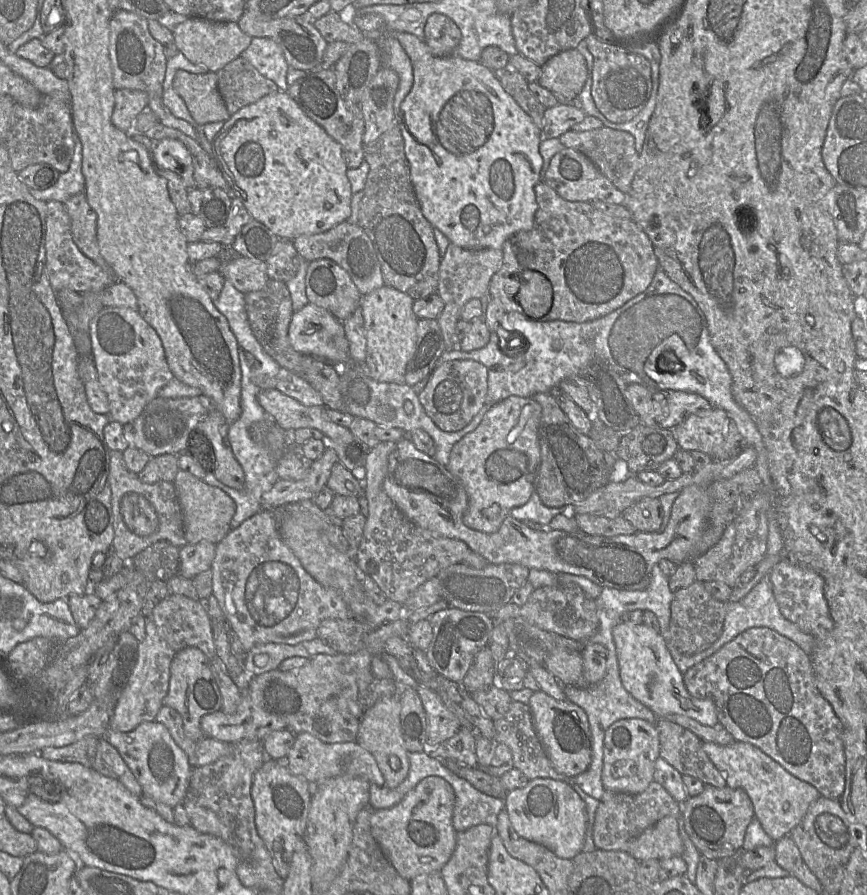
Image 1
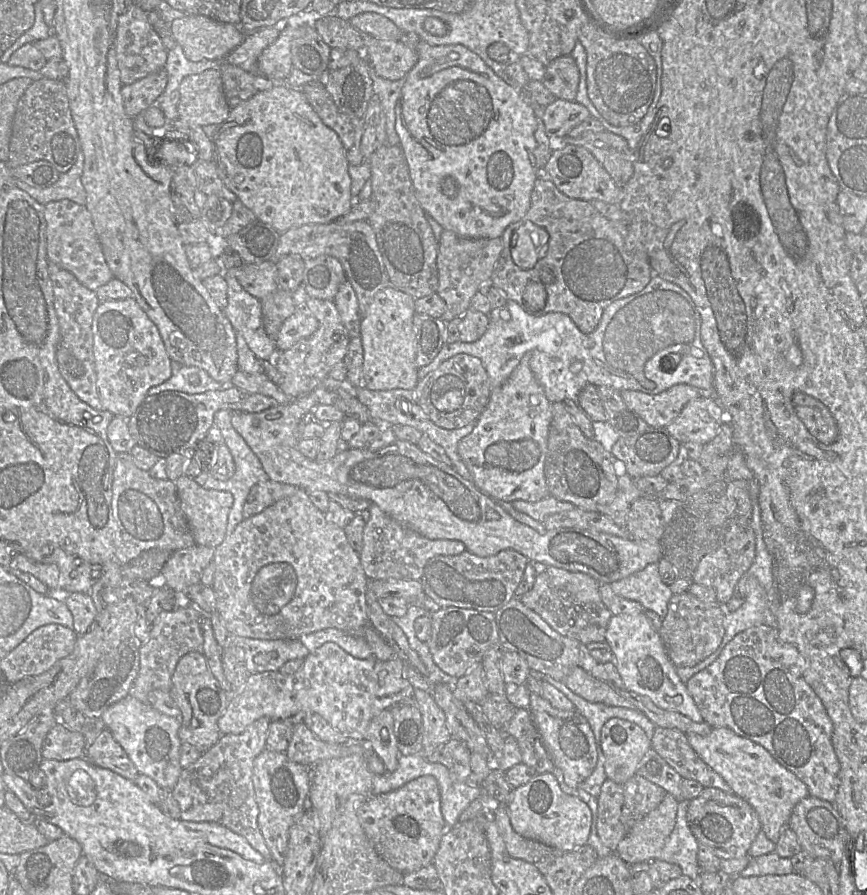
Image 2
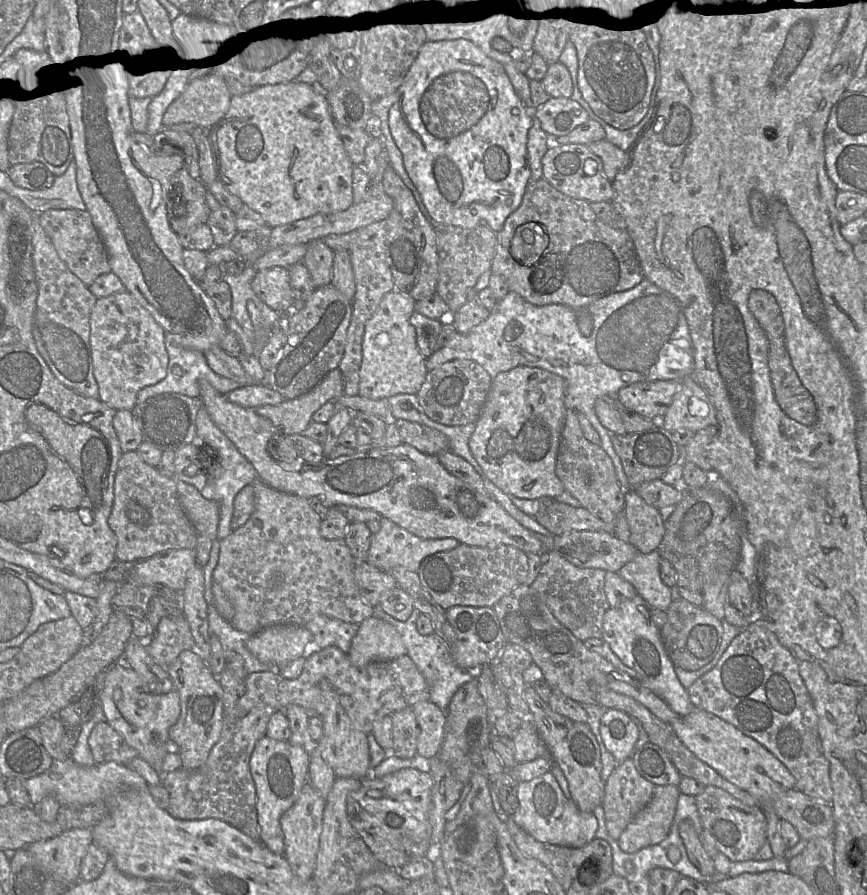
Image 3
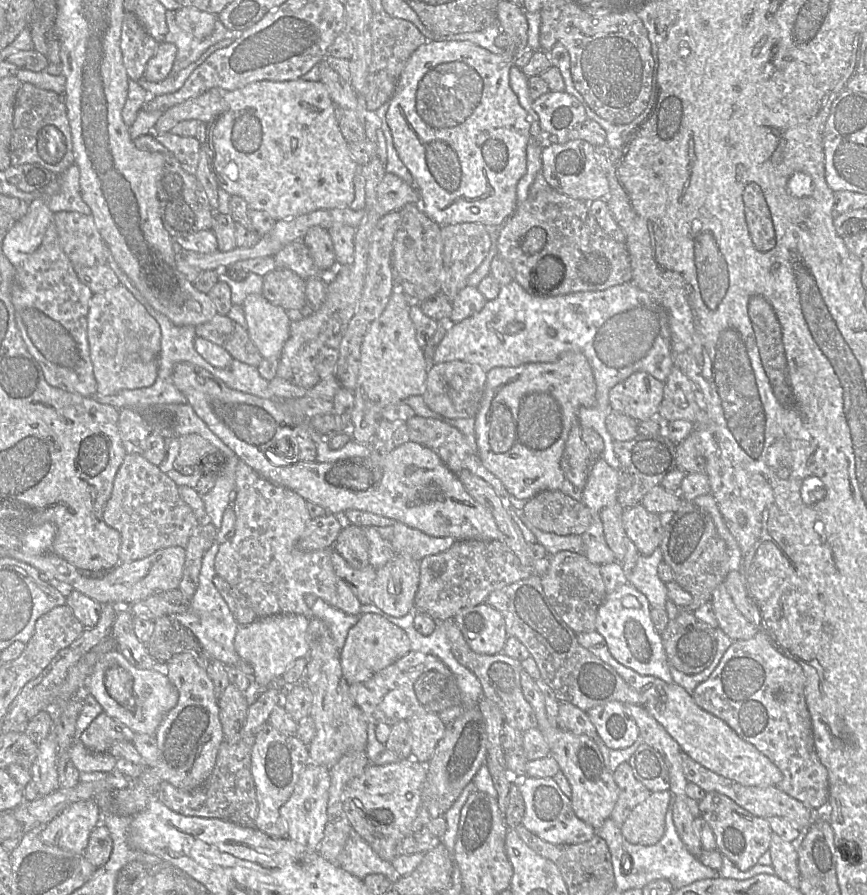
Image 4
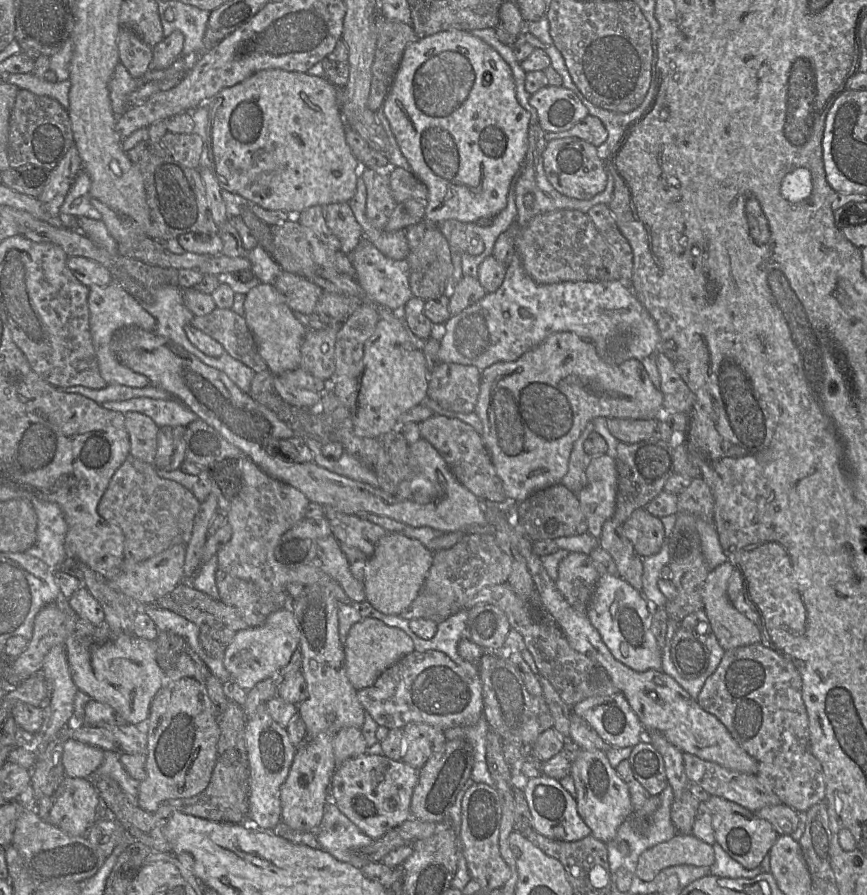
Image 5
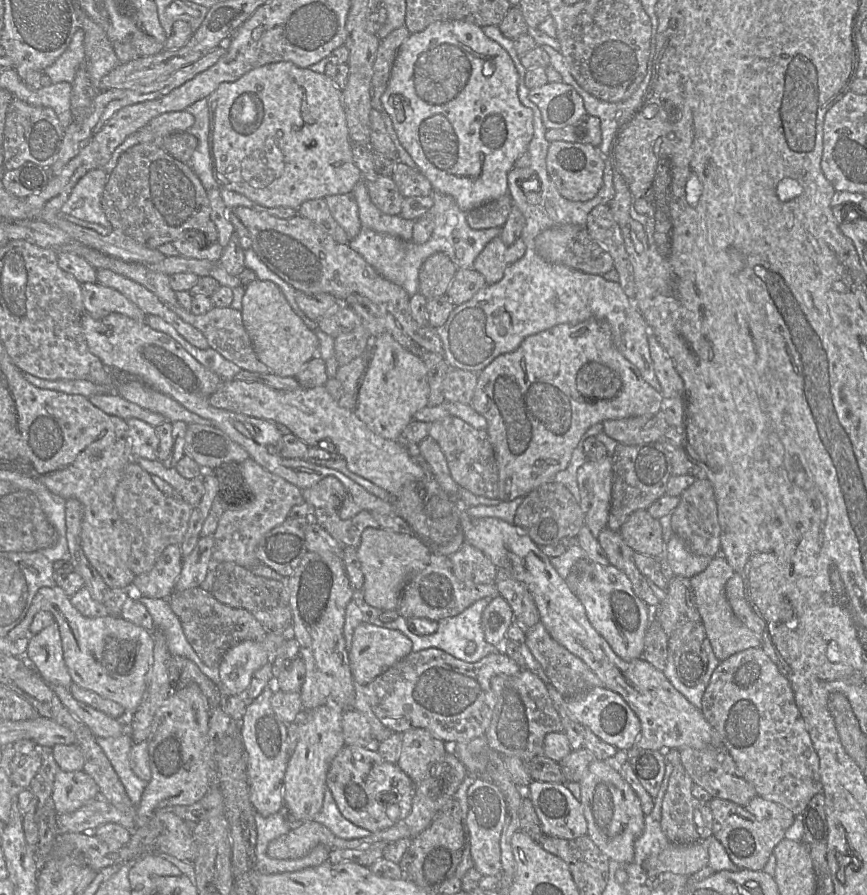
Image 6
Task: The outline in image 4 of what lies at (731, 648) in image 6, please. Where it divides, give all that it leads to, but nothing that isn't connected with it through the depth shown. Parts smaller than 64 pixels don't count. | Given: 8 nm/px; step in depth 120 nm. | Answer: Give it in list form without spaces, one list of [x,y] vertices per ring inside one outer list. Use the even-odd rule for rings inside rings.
[[[720,584],[712,593],[711,602],[718,621],[718,627],[732,640],[748,640],[760,626],[748,621],[736,608],[725,584]]]

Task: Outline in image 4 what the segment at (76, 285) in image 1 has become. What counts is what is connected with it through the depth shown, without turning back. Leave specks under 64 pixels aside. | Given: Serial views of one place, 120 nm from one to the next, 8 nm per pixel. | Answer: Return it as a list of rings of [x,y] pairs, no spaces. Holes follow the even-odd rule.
[[[58,212],[54,214],[60,245],[77,269],[107,265],[108,248],[95,226],[92,214]]]

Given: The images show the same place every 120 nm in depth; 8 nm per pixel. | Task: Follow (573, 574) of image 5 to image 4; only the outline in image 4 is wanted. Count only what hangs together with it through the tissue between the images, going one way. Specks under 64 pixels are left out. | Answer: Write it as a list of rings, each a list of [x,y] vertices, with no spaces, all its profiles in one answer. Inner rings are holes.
[[[560,551],[551,555],[548,570],[541,577],[546,597],[560,618],[576,633],[596,631],[596,616],[607,595],[600,566],[590,562],[584,555]]]

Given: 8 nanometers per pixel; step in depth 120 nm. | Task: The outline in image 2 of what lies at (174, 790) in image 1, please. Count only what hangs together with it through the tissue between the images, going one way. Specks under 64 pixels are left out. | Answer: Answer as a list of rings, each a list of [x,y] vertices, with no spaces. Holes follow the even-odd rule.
[[[130,695],[110,705],[100,718],[105,728],[125,750],[139,774],[149,776],[166,792],[171,792],[183,769],[180,765],[182,742],[178,736],[180,719],[165,715],[149,703],[143,703]]]

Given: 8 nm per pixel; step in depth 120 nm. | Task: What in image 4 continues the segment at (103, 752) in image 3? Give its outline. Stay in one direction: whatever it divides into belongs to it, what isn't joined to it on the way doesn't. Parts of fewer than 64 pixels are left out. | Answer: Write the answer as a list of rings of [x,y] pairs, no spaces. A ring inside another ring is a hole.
[[[104,711],[81,734],[80,741],[94,752],[108,752],[116,741],[131,742],[134,733],[123,723],[111,718]]]

